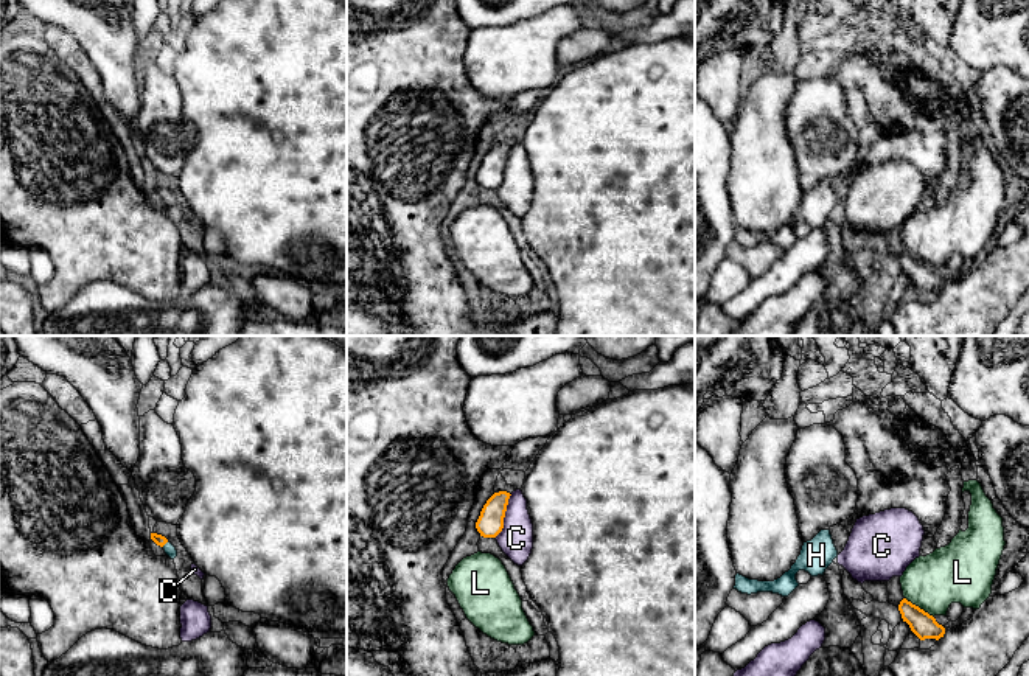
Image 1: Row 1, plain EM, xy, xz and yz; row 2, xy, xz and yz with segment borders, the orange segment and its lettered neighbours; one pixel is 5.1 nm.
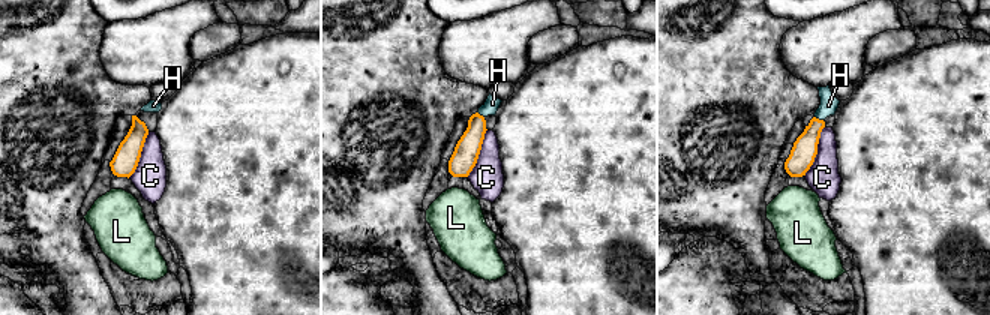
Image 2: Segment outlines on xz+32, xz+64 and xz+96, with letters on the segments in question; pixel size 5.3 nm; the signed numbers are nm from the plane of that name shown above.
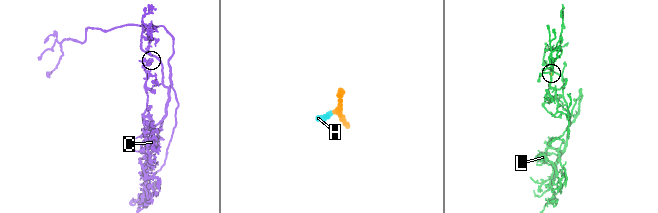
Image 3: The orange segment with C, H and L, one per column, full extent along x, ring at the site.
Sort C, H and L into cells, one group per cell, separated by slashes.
C / H / L

